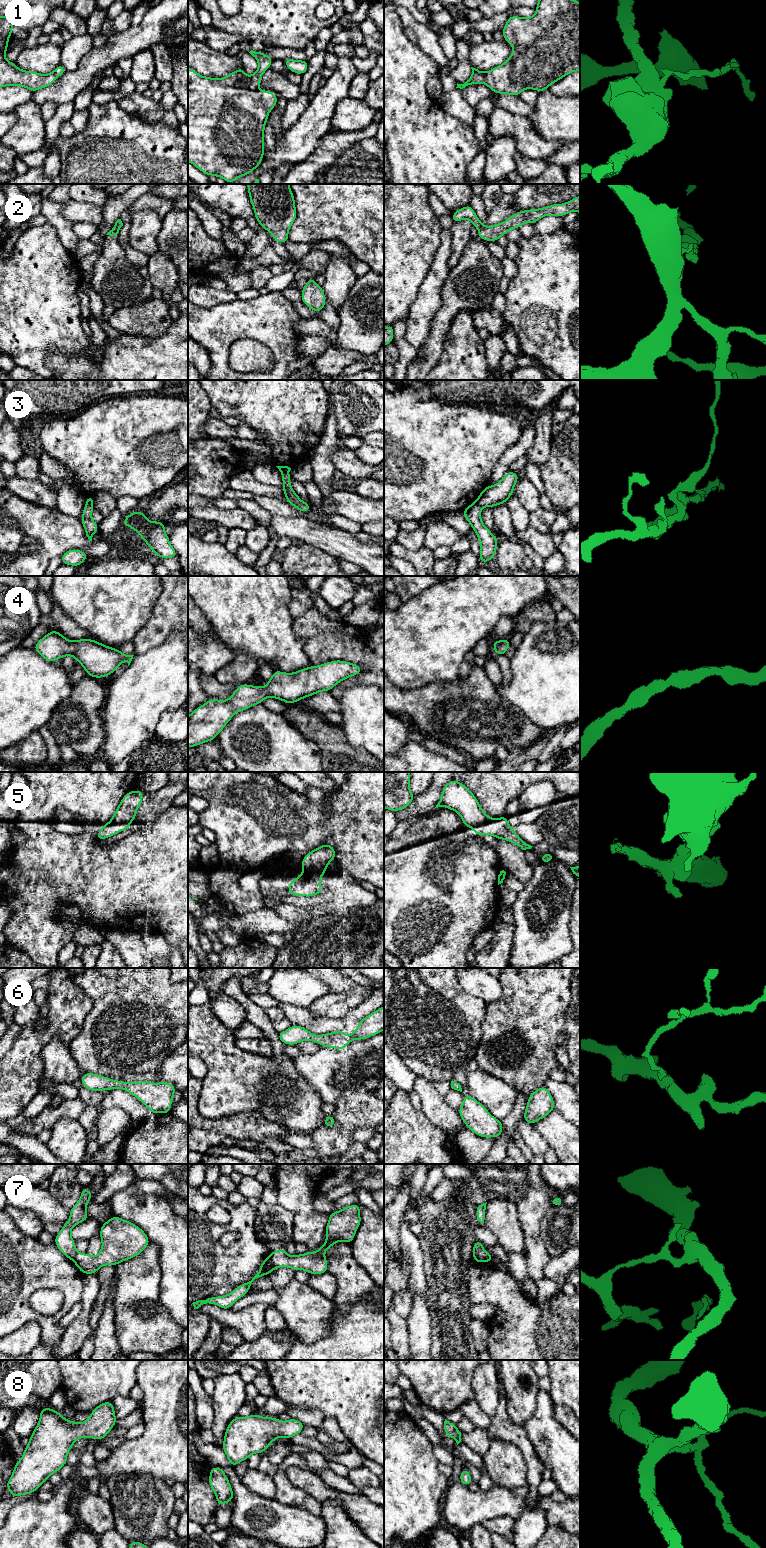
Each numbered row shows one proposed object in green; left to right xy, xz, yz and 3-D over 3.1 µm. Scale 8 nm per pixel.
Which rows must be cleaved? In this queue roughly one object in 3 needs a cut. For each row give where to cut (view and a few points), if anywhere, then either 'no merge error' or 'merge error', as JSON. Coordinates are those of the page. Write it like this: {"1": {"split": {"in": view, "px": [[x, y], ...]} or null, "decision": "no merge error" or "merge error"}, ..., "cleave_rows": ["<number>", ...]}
{"1": {"split": {"in": "xz", "px": [[249, 76], [249, 87], [257, 89]]}, "decision": "merge error"}, "2": {"split": {"in": "xy", "px": [[113, 227], [118, 230]]}, "decision": "merge error"}, "3": {"split": {"in": "xy", "px": [[86, 503], [92, 505]]}, "decision": "merge error"}, "4": {"split": null, "decision": "no merge error"}, "5": {"split": null, "decision": "no merge error"}, "6": {"split": null, "decision": "no merge error"}, "7": {"split": {"in": "xz", "px": [[268, 1257], [274, 1267]]}, "decision": "merge error"}, "8": {"split": null, "decision": "no merge error"}, "cleave_rows": ["1", "2", "3", "7"]}

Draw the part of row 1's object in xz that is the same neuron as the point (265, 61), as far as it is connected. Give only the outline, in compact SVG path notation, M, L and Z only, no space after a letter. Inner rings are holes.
M251 50L249 53L259 63L259 66L256 72L252 76L250 76L250 84L249 84L249 88L251 90L256 90L258 89L258 86L260 85L262 75L264 74L266 70L270 69L271 64L274 60L270 56L266 55L263 51L255 52Z

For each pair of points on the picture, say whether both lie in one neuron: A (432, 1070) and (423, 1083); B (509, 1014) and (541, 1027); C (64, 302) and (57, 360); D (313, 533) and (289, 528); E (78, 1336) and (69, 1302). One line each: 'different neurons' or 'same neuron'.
A: different neurons
B: same neuron
C: different neurons
D: same neuron
E: different neurons

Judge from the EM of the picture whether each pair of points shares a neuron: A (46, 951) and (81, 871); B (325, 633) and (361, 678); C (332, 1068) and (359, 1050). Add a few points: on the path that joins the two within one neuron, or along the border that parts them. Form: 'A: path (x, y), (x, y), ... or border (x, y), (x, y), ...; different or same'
A: path (46, 931), (46, 906), (61, 891); same
B: path (338, 641), (341, 641), (365, 665); same
C: path (339, 1068), (352, 1057); same

